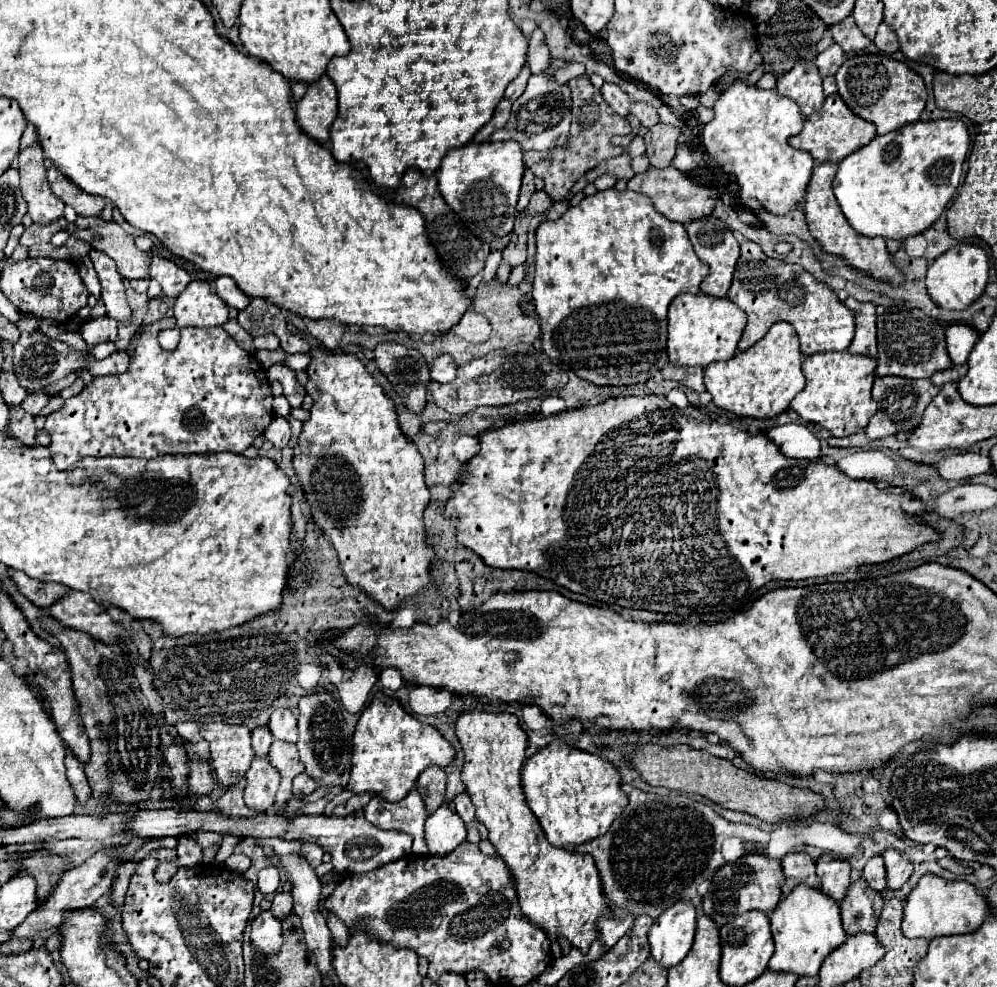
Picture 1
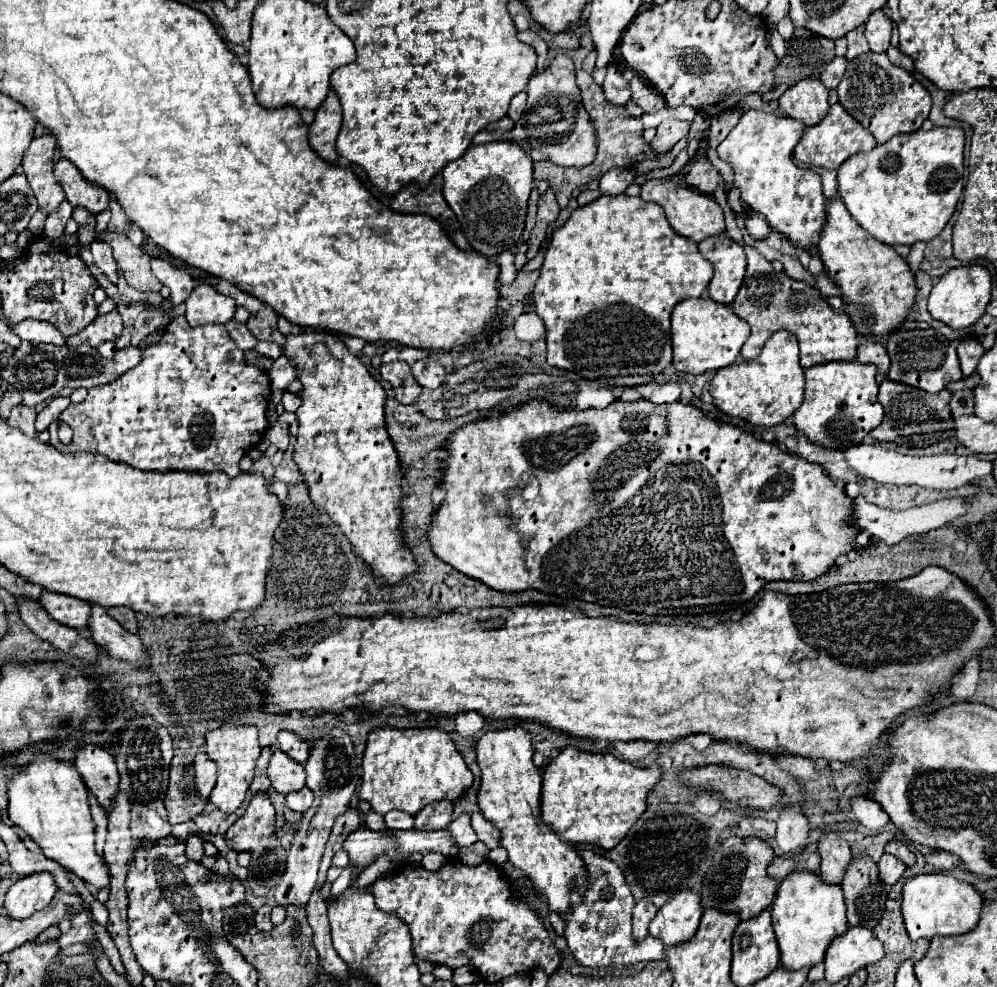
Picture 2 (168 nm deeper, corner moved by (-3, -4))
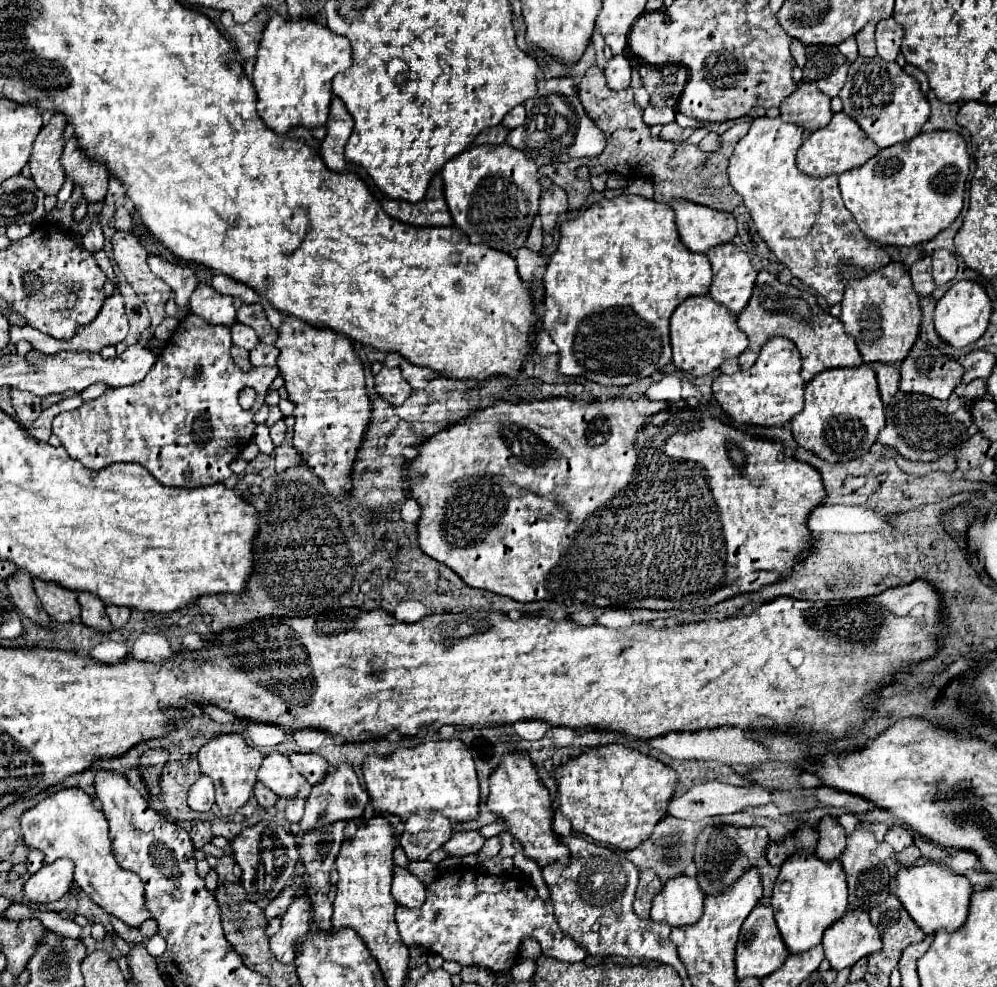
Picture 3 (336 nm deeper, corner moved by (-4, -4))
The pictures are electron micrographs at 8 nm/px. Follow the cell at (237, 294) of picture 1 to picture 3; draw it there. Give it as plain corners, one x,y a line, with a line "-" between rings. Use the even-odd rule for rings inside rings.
217,273
213,279
211,279
211,285
215,287
215,291
223,293
223,295
231,295
231,297
239,297
243,303
257,303
259,301
259,295
249,289
247,285
223,275
223,273

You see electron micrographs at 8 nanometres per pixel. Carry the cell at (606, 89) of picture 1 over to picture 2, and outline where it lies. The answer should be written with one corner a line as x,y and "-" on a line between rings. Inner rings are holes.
614,65
608,67
602,89
604,89
608,103
612,103
612,105
626,105
630,101
630,85
628,85
626,77

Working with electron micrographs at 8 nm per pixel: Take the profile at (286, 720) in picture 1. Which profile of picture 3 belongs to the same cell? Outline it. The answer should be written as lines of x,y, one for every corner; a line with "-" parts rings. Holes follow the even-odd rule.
293,753
289,761
311,785
317,785
317,781
325,779
329,773
329,763
317,753

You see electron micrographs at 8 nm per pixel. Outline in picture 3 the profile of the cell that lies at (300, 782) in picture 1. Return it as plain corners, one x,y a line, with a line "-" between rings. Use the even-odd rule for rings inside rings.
293,797
287,801
285,807
285,817
289,823
299,823
303,817
303,807
305,807
305,799
303,797

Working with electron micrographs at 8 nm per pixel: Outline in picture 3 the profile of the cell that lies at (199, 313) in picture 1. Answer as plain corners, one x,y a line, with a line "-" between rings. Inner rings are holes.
209,283
197,285
197,289
189,297
189,307
193,313
203,317
207,323
227,325
227,327
235,323
233,297
217,293

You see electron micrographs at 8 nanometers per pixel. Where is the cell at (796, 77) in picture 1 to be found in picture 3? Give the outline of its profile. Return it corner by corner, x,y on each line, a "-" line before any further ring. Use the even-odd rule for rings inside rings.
803,83
781,103
781,119
795,123
807,131
819,131
829,125
831,99
817,89
815,83

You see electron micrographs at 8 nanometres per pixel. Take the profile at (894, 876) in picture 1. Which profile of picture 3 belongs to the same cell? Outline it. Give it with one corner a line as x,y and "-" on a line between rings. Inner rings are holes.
893,825
893,827
887,831
885,841
891,843
891,847
893,847
895,851
903,851
905,847
909,847
909,845
913,843
913,835
911,835
909,829
905,829
905,827
901,827
901,825

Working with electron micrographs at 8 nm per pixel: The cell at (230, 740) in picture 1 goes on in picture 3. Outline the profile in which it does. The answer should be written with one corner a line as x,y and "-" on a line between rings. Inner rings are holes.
241,733
217,735
207,745
201,747
201,751
199,751
201,773
211,777
211,781
215,783
215,801
223,815
229,817
247,803
247,799
255,787
261,761
263,761
261,753
255,747
249,747

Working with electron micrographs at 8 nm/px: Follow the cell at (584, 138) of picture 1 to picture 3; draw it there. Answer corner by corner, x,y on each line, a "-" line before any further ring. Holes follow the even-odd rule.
599,67
587,69
585,77
581,79
581,83
577,87
577,95
579,95
579,101
581,101
585,113
605,133
607,145
605,145
603,153
595,159
573,159
567,163
553,163
553,165
545,165
539,169
543,175
547,175
555,185
559,185
567,193
569,211
579,211
583,207
585,199
589,197
589,193
593,191
589,179
577,179
577,175
575,175
577,169
585,165
589,169
589,175
619,173
625,177
657,179
655,199
659,203
671,203
671,201
685,199
685,201
705,205
705,207
711,207
717,211
733,213
733,209
737,207
737,193
733,193
733,187
729,185
727,165
729,165
729,157
731,157
737,141
741,137
745,137
745,133
749,131
749,123
737,123
723,133
723,141
721,141
721,149
719,149
719,173
717,173
713,153
703,153
697,145
671,143
671,141
653,137
649,125
643,123
643,111
635,103
633,91
631,89
621,89
621,91
609,89
605,75

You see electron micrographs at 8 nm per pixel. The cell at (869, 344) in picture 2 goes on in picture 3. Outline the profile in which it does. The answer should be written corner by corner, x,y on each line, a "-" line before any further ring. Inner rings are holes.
871,363
871,367
877,373
883,403
889,405
889,401
893,401
893,397
899,391
899,379
901,379
899,369
895,365
885,365
885,363

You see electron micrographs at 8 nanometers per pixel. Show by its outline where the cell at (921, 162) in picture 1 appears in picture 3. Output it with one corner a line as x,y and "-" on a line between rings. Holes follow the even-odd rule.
933,131
919,133
917,137
897,143
893,147
881,149
875,157
871,157
865,165
855,167
839,175
839,187
845,201
845,207
853,213
855,223
863,231
865,237
879,245
895,245
895,247
913,247
925,241
931,241
937,233
947,229
963,209
965,181
969,175
969,153
965,139
953,131

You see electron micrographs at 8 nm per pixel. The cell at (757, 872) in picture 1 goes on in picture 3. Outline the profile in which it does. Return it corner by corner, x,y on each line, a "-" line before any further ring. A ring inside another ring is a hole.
709,821
695,841
695,865
697,865
697,881
705,893
721,893
725,891
741,873
751,867
759,867
763,877
765,895
761,903
769,903
773,883
777,881
779,869
773,869
765,857
765,847
769,843
765,827
733,827
719,821

